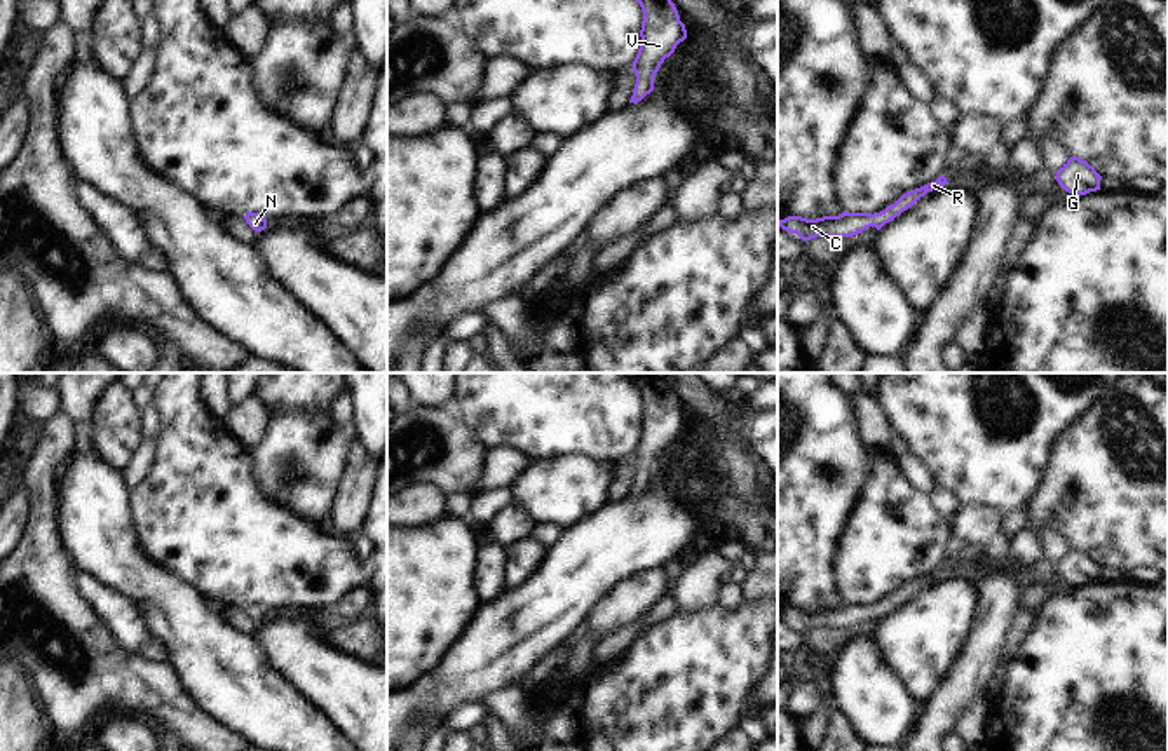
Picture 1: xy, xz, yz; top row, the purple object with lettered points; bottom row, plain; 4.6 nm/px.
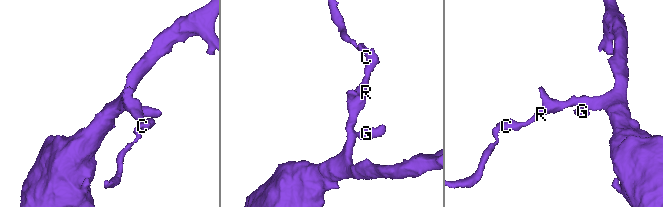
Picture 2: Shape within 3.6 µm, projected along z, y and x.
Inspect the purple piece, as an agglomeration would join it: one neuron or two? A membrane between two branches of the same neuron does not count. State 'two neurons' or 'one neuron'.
one neuron

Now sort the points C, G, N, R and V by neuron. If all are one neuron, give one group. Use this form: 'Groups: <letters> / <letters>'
Groups: C G N R V

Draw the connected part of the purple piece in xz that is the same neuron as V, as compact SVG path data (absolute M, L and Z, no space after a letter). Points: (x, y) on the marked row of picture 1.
M636 0L643 12L642 44L633 61L636 84L629 103L642 101L654 91L654 77L676 45L687 38L685 24L671 0Z

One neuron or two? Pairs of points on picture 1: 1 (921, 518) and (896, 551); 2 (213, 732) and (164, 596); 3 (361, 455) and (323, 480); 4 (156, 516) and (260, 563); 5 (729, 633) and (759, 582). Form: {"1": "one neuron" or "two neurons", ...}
{"1": "one neuron", "2": "two neurons", "3": "two neurons", "4": "one neuron", "5": "two neurons"}

